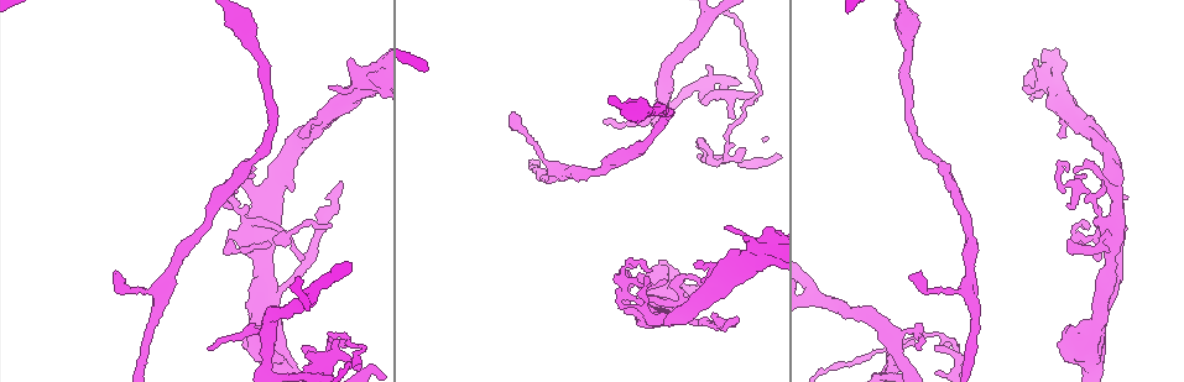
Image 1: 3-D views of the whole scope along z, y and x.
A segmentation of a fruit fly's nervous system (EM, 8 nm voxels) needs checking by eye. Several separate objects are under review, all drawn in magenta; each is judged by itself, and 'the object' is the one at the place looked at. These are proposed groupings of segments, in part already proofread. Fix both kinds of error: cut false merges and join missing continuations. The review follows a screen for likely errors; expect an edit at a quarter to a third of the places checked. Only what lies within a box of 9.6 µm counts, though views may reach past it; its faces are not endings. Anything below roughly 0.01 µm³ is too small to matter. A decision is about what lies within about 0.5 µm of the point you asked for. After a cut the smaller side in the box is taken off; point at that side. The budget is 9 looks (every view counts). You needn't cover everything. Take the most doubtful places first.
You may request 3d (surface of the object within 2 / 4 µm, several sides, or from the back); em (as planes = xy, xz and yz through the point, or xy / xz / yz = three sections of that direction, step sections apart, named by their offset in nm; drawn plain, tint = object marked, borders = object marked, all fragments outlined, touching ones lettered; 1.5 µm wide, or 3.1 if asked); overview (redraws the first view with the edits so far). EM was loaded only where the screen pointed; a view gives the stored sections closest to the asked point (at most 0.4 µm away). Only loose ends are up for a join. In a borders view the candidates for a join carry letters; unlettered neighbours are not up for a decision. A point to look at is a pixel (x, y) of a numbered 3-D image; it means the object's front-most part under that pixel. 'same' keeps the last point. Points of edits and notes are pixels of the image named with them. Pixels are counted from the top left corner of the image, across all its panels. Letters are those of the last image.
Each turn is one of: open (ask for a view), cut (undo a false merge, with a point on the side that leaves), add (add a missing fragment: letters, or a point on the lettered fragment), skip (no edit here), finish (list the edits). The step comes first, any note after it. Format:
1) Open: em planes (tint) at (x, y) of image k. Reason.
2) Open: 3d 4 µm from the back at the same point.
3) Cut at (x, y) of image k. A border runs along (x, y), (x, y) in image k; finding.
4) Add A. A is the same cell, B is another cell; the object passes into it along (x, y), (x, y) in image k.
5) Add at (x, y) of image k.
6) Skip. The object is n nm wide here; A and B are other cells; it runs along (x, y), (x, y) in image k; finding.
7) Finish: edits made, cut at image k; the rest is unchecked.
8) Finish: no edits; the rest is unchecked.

Open: em 3.1 µm planes (borders) at (339, 182) of image 1. Long arm stops here.

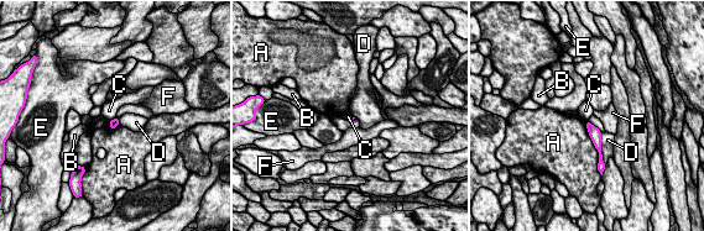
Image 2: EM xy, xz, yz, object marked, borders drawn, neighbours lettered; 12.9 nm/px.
Skip. A, B, C, D, E and F are other cells; a border runs along (115, 116), (110, 121) in image 2; none of them fits.

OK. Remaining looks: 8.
Open: em yz step 8 (plain) at (1093, 256) of image 1. Tapers out.

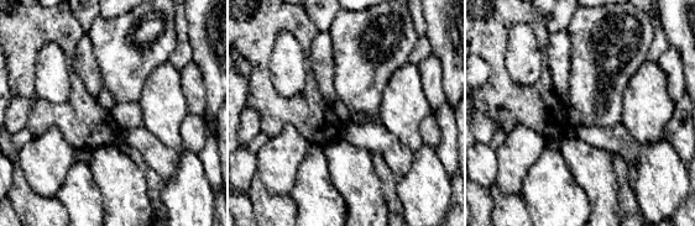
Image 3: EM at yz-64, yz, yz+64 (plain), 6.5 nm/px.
Open: em yz step 8 (borders) at the same point. See the neighbours.

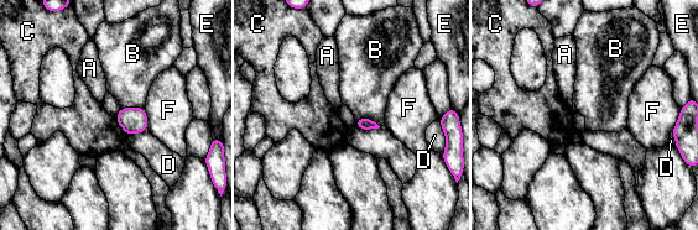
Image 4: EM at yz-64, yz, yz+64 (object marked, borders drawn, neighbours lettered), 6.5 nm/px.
Skip. The object is 80 nm wide here; A, B, C, D, E and F are other cells; a border runs along (114, 118), (128, 134) in image 4; none of them fits.

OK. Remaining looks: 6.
Open: em xy step 8 (borders) at (208, 349) of image 1. Branch stops here.

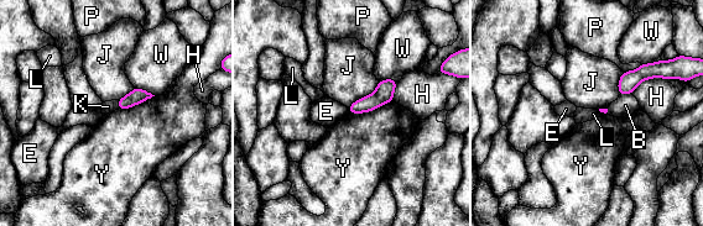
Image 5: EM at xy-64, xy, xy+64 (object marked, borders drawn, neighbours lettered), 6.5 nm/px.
Open: em planes (borders) at the same point. Cut it another way.

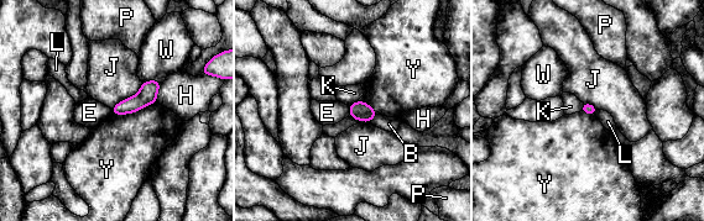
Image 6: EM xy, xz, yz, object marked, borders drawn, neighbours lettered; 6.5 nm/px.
Skip. The object is 70 nm wide here; B, E, H, J, K, L, P, W and Y are other cells; it runs along (156, 83), (136, 103), (115, 111) in image 6; no lettered fragment goes on from it.

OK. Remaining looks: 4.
Open: 3d 4 µm at (233, 251) of image 1.

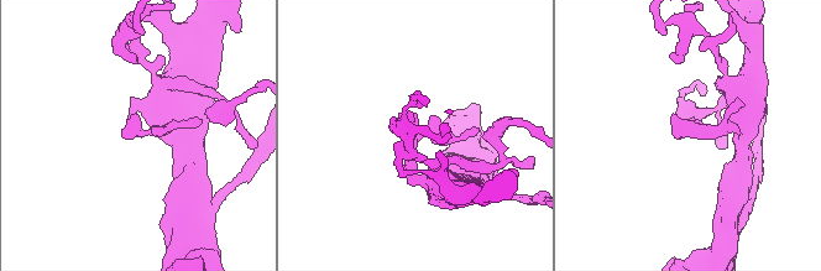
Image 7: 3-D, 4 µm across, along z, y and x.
Open: em xy step 4 (borders) at (137, 131) of image 7.

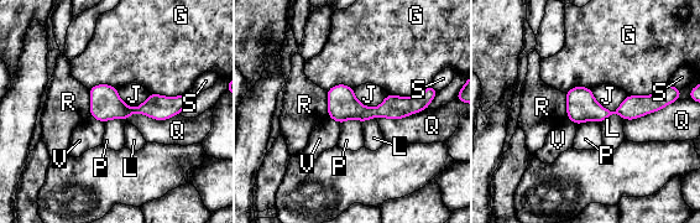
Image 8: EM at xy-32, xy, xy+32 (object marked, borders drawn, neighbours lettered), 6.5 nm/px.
Skip. G, J, L, P, Q, R, S and V are other cells; it runs along (188, 98), (170, 107), (93, 113) in image 8; one cell here.

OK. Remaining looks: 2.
Finish: no edits; the rest is unchecked.

